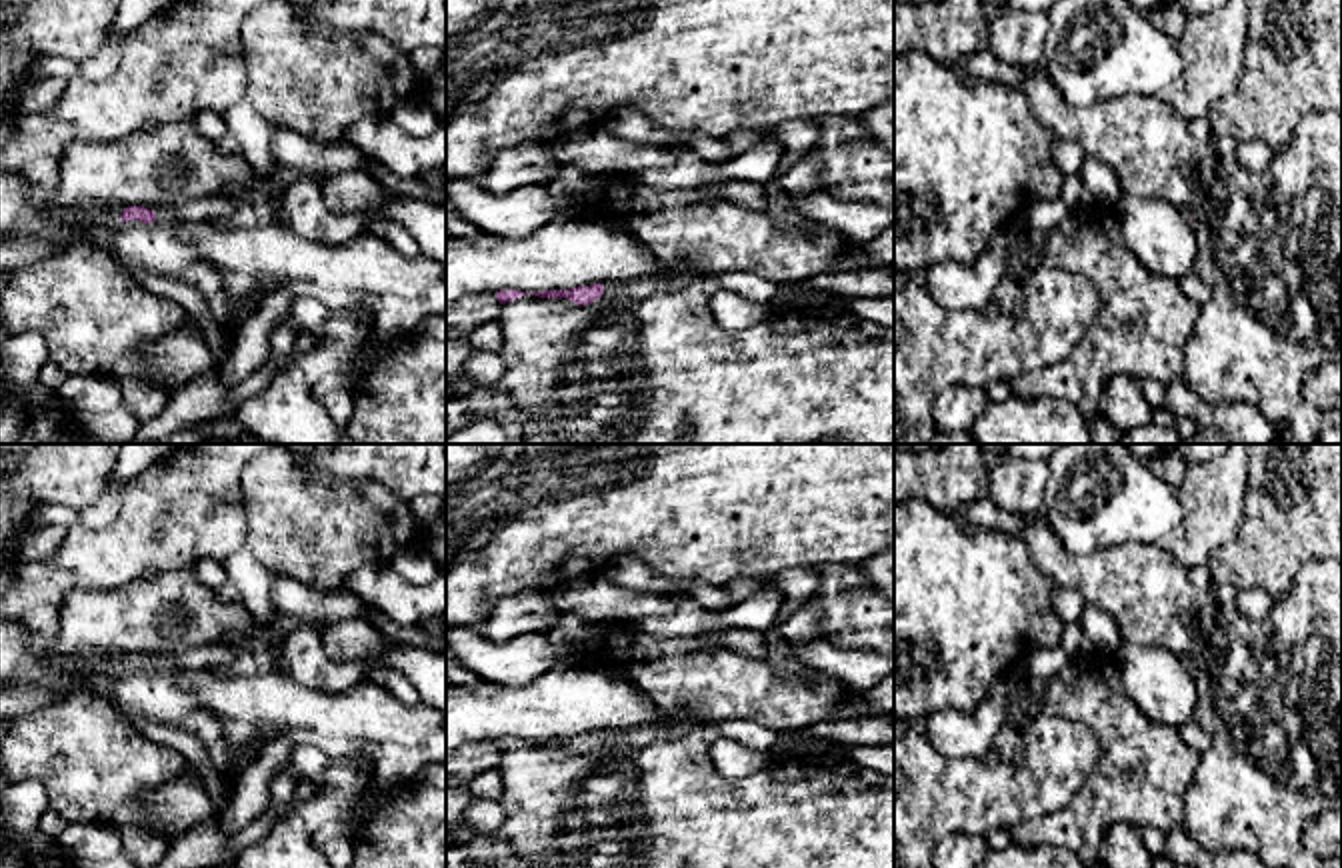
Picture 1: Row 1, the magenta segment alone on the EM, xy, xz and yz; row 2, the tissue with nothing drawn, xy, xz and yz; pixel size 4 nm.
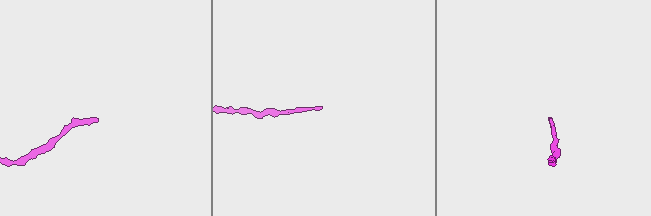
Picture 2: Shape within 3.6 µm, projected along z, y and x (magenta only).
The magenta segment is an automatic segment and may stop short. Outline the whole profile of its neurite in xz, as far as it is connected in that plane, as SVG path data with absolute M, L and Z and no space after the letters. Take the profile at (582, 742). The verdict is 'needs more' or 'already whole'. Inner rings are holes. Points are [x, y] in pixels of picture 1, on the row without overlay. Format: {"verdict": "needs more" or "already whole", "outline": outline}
{"verdict": "needs more", "outline": "M700 722L700 724L654 724L640 730L628 730L628 732L592 732L592 734L578 734L570 738L546 738L546 740L534 740L532 744L568 746L570 750L578 754L586 754L598 748L608 738L626 742L630 746L646 746L656 740L672 740L672 738L686 736L690 732L700 732L706 742L712 742L718 736L718 732L714 730L714 724Z"}

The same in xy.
{"verdict": "needs more", "outline": "M276 614L268 622L254 622L252 630L238 642L214 642L210 646L186 650L182 656L168 660L154 660L144 654L128 654L124 656L120 668L138 668L144 672L170 668L202 670L214 664L228 664L236 660L242 650L246 650L254 656L258 670L270 670L272 666L268 658L272 648L292 636L300 626L304 626L304 622L292 616Z"}

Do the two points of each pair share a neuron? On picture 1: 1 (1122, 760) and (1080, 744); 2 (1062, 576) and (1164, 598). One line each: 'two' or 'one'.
1: two
2: one

